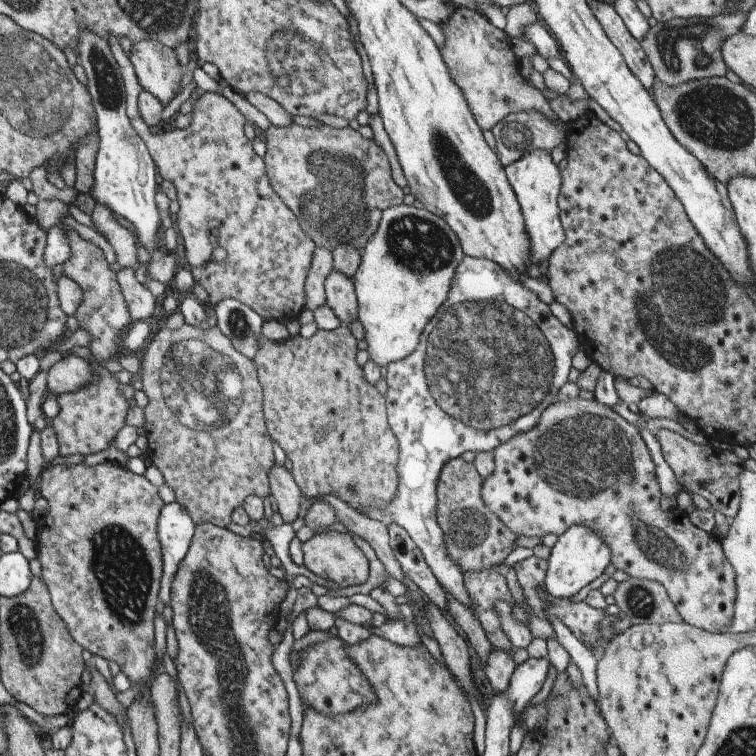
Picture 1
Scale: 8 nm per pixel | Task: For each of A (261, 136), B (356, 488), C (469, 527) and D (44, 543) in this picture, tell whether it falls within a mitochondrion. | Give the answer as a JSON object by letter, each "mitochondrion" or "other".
{"A":"other","B":"mitochondrion","C":"mitochondrion","D":"other"}

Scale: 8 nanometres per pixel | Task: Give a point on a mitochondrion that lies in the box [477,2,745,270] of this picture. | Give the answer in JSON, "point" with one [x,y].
{"point":[681,49]}

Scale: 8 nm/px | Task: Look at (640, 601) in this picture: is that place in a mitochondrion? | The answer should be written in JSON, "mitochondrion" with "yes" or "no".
{"mitochondrion":"yes"}

